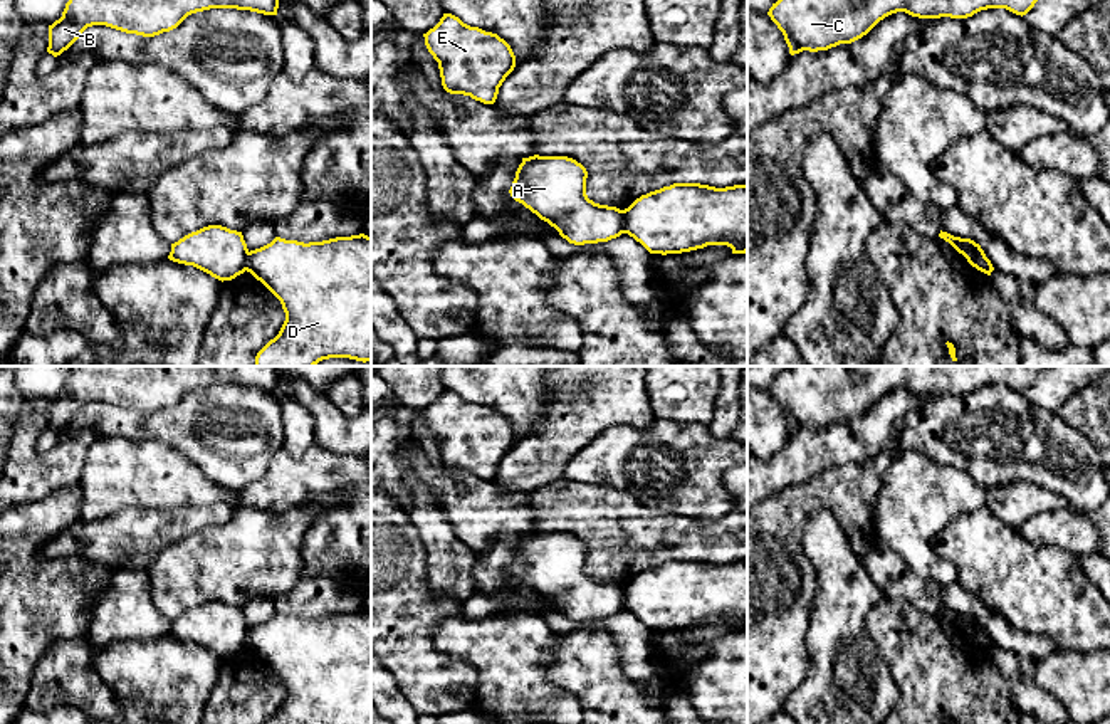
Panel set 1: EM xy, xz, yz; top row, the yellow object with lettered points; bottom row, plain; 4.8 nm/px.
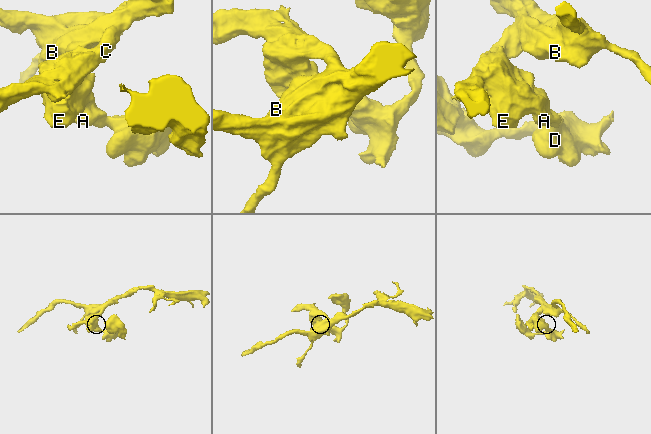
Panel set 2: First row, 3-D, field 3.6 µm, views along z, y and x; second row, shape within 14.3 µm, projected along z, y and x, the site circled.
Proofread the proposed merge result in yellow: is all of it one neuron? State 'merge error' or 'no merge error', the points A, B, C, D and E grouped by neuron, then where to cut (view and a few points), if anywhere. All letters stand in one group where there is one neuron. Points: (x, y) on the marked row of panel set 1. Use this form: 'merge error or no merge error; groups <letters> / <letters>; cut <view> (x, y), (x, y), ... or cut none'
merge error; groups A B C E / D; cut xz (622, 210), (623, 232)

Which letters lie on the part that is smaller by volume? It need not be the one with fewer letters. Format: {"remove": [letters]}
{"remove": ["D"]}

